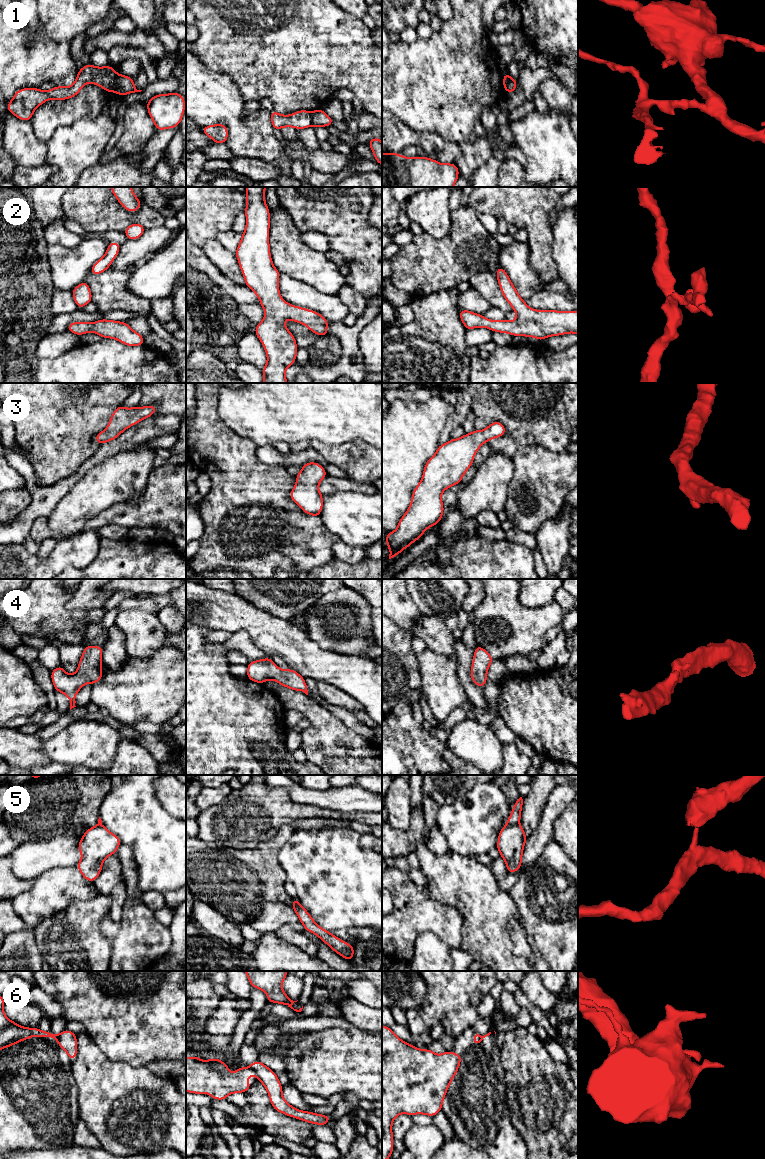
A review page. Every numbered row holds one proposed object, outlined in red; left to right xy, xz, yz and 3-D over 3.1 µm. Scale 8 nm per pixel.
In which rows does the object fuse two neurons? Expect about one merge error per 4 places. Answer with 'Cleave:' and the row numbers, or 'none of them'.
Cleave: 1, 5, 6

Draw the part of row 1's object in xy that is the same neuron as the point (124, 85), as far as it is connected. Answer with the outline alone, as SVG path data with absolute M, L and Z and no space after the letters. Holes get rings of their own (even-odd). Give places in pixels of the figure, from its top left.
M122 74L117 75L114 92L116 92L119 96L141 91L142 90L136 89L132 77Z

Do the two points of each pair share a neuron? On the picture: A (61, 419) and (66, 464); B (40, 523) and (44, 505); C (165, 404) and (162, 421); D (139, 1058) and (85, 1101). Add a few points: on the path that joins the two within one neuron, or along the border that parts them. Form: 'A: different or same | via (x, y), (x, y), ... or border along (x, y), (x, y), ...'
A: same | via (61, 430), (63, 453)
B: different | border along (47, 516), (37, 517), (28, 534)
C: different | border along (155, 413), (175, 415)
D: different | border along (108, 1058), (124, 1061), (132, 1066), (146, 1066)

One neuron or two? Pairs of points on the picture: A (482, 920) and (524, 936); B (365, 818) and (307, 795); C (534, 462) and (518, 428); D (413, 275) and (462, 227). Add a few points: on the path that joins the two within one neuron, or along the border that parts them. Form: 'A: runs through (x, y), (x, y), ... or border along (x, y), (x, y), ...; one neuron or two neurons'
A: border along (517, 908), (518, 917), (508, 923), (514, 953); two neurons
B: border along (331, 810), (371, 812); two neurons
C: border along (549, 450), (527, 444), (521, 446), (511, 457); two neurons
D: runs through (426, 265), (451, 240); one neuron

